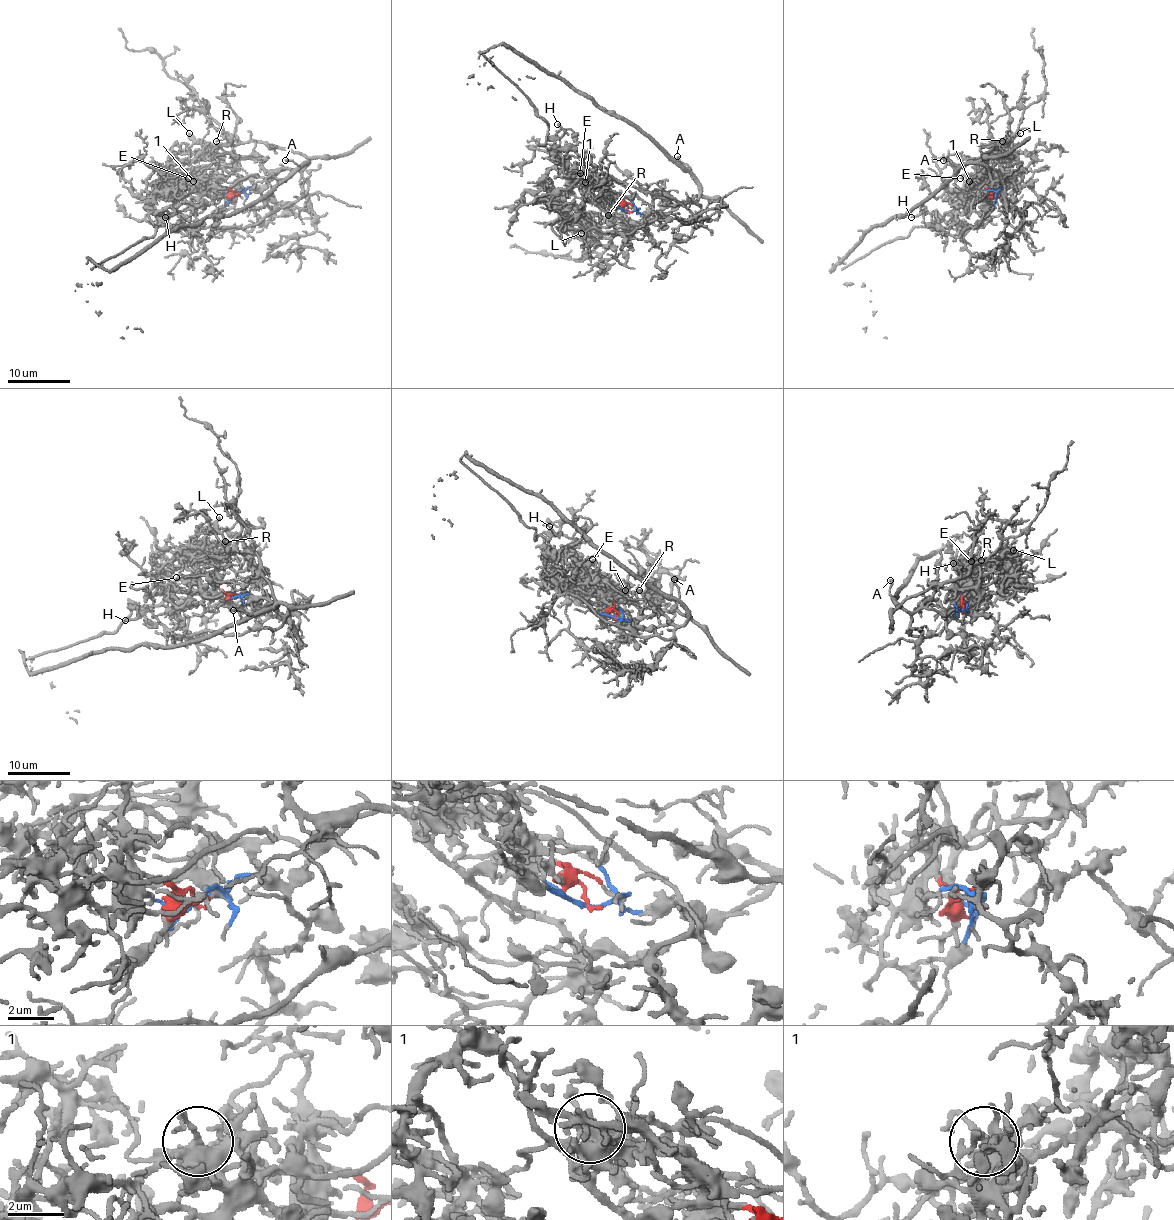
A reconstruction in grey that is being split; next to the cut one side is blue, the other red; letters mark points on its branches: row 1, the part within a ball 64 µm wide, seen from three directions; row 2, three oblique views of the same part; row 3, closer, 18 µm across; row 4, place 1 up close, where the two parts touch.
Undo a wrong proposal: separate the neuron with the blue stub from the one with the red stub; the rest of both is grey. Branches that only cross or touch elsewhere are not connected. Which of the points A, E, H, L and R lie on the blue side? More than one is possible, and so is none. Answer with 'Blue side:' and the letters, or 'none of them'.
Blue side: A, L, R

